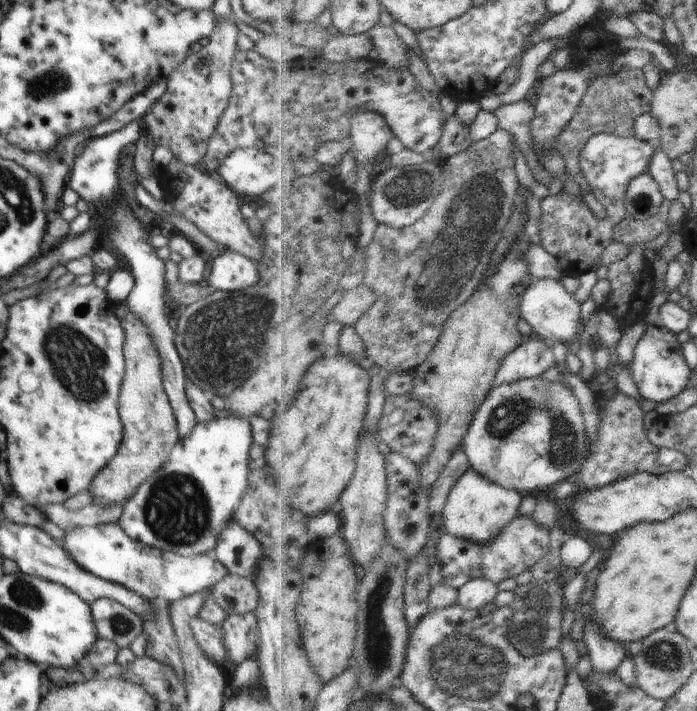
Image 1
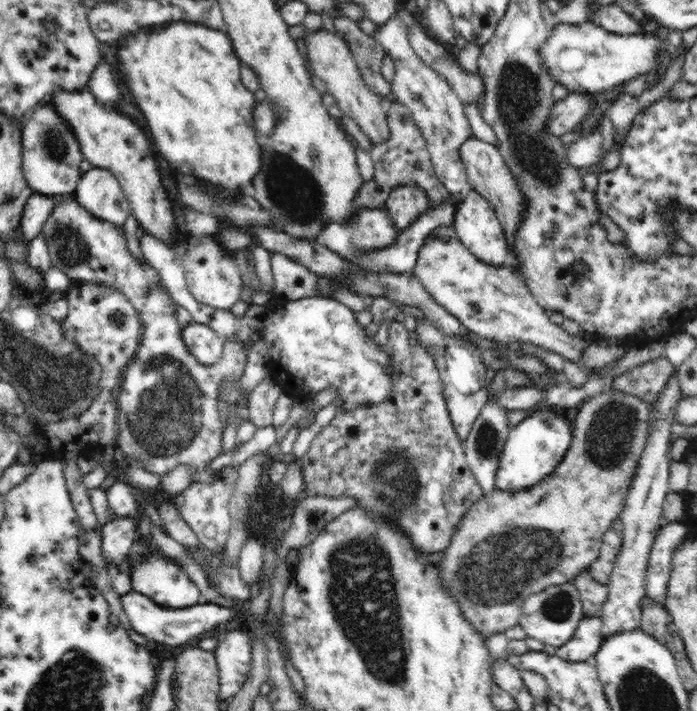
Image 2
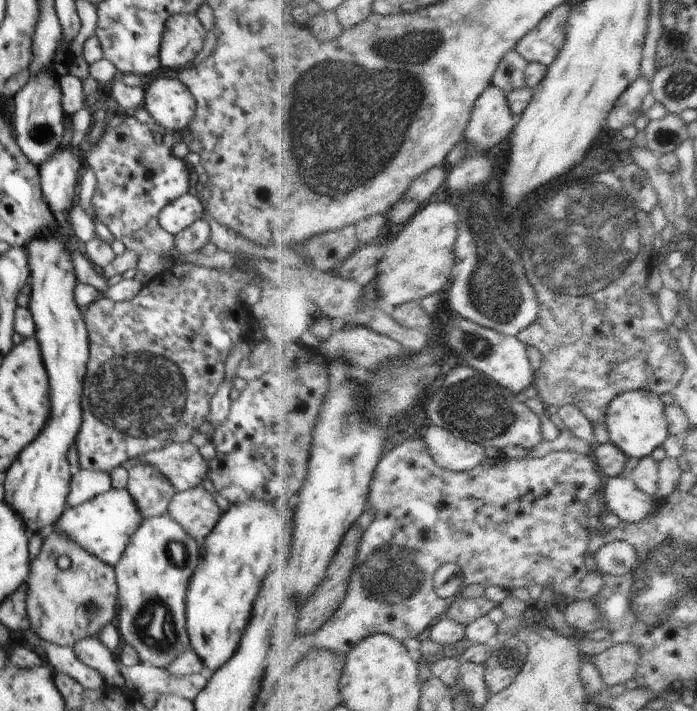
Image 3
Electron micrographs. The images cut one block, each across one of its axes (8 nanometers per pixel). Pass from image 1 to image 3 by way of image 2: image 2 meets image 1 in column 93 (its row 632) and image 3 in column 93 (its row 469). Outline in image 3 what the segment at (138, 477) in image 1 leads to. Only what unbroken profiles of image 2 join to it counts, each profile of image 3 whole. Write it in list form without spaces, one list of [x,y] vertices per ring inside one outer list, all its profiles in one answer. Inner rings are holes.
[[[49,530],[45,533],[43,544],[38,557],[31,562],[28,578],[26,578],[27,596],[26,611],[32,632],[41,640],[59,645],[60,647],[74,647],[80,640],[97,637],[105,625],[116,623],[117,597],[115,573],[112,567],[102,560],[96,559],[91,553],[85,552],[79,545],[70,541],[61,533]],[[60,556],[67,556],[72,562],[66,570],[60,570],[56,560]]]

